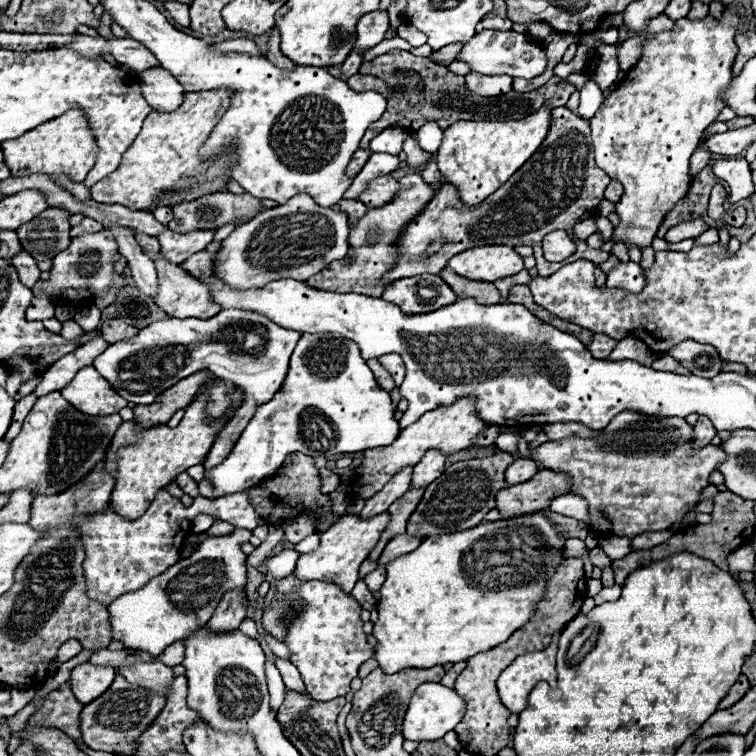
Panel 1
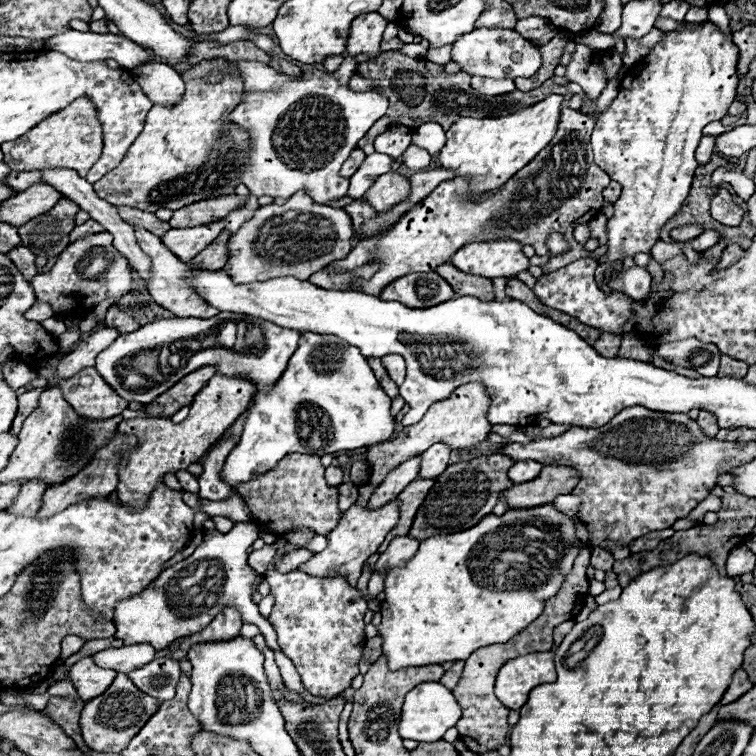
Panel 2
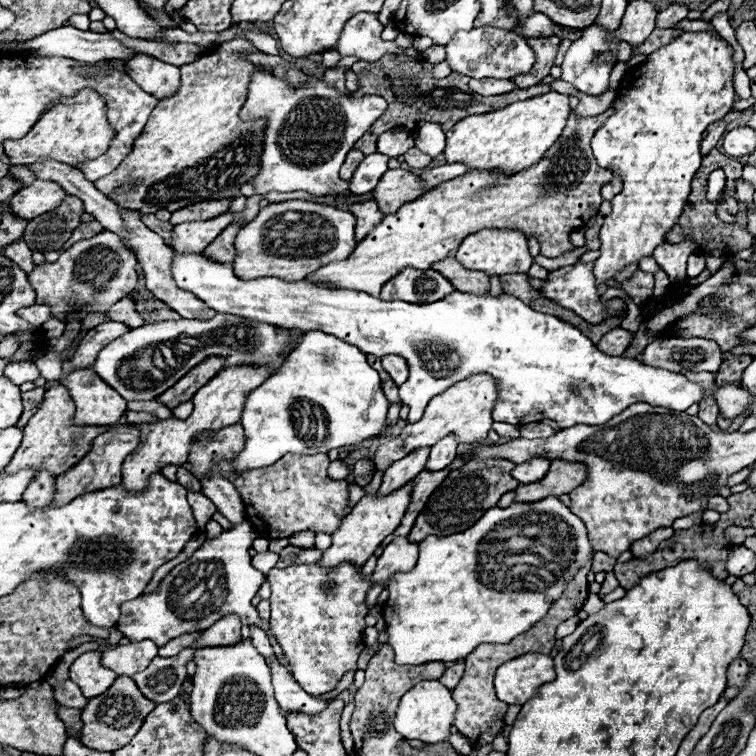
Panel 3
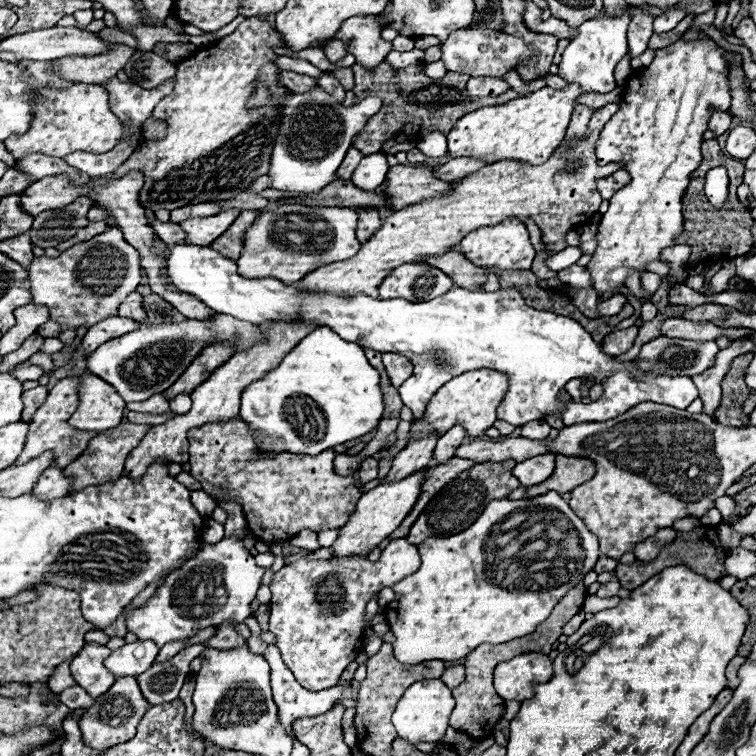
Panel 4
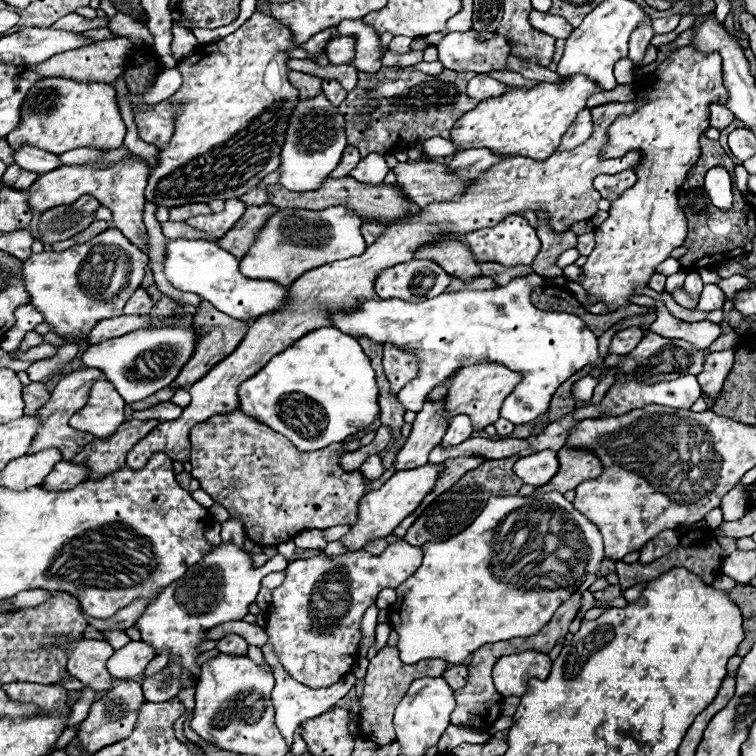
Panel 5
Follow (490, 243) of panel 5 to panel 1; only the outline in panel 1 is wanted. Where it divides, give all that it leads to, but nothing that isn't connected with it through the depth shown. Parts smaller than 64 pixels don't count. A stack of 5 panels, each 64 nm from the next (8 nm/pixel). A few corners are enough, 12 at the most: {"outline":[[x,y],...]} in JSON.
{"outline":[[510,246],[456,254],[448,268],[468,280],[496,282],[524,270]]}

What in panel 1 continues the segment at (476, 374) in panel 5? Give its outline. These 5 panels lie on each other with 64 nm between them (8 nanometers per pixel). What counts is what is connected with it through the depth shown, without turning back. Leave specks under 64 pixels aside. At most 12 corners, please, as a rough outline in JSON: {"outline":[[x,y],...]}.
{"outline":[[474,398],[424,414],[390,446],[364,452],[352,494],[362,500],[434,448],[478,438]]}

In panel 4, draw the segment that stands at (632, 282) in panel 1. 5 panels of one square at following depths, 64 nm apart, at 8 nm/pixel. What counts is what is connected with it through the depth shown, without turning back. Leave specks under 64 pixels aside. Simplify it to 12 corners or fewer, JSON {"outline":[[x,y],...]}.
{"outline":[[652,272],[640,276],[644,292],[654,294],[660,276]]}

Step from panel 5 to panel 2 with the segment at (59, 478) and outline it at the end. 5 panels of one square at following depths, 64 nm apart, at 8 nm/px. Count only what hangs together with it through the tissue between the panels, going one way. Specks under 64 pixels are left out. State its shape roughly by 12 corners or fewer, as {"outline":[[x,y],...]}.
{"outline":[[26,482],[14,502],[10,514],[34,516],[40,508],[44,484]]}

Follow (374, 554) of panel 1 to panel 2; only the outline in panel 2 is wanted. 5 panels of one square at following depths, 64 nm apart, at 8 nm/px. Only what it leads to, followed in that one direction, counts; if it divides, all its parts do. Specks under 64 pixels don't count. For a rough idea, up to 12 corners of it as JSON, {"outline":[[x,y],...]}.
{"outline":[[414,480],[396,498],[400,518],[380,544],[378,554],[396,536],[406,536],[416,510],[434,480]]}

